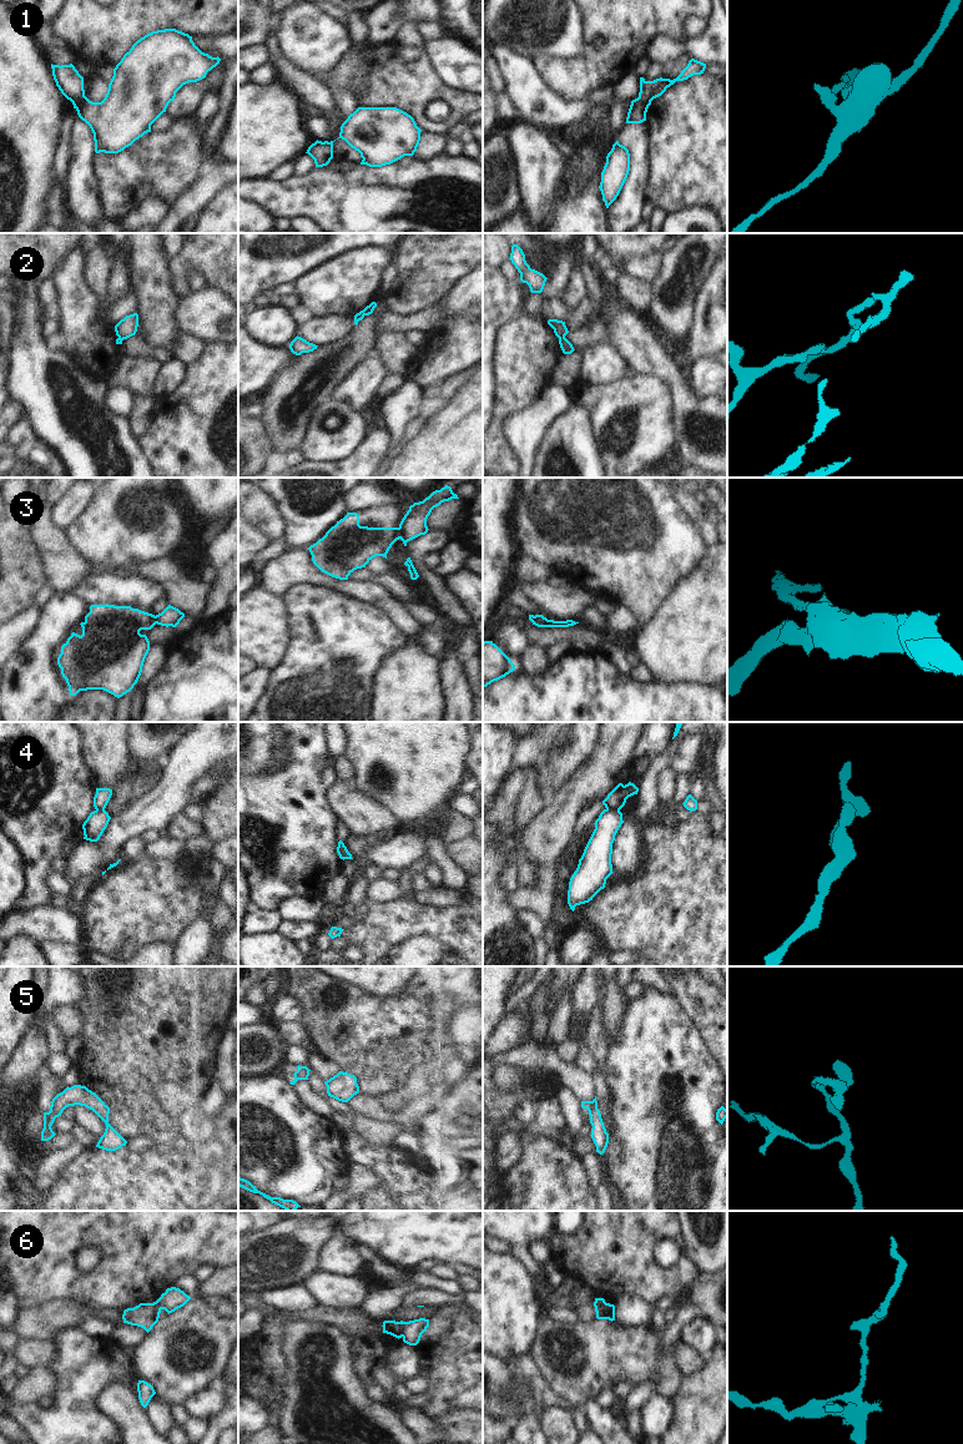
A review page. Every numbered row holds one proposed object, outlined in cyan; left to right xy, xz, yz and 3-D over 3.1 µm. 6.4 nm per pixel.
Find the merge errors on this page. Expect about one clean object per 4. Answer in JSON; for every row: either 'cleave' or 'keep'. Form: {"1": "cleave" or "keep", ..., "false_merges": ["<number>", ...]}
{"1": "cleave", "2": "cleave", "3": "cleave", "4": "cleave", "5": "cleave", "6": "cleave", "false_merges": ["1", "2", "3", "4", "5", "6"]}

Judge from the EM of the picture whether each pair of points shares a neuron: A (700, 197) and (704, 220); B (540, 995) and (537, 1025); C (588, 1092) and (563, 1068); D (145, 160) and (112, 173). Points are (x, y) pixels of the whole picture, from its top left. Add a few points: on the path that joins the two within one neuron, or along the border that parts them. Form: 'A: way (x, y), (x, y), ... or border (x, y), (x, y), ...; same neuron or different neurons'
A: border (714, 210), (706, 206), (690, 206), (672, 213); different neurons
B: way (540, 1003), (540, 1018); same neuron
C: way (581, 1086), (569, 1074); same neuron
D: way (137, 167), (131, 173), (120, 173); same neuron

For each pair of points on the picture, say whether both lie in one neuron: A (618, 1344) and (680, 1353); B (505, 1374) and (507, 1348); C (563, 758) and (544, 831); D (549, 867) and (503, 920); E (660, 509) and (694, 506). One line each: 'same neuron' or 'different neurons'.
A: different neurons
B: different neurons
C: different neurons
D: different neurons
E: different neurons

